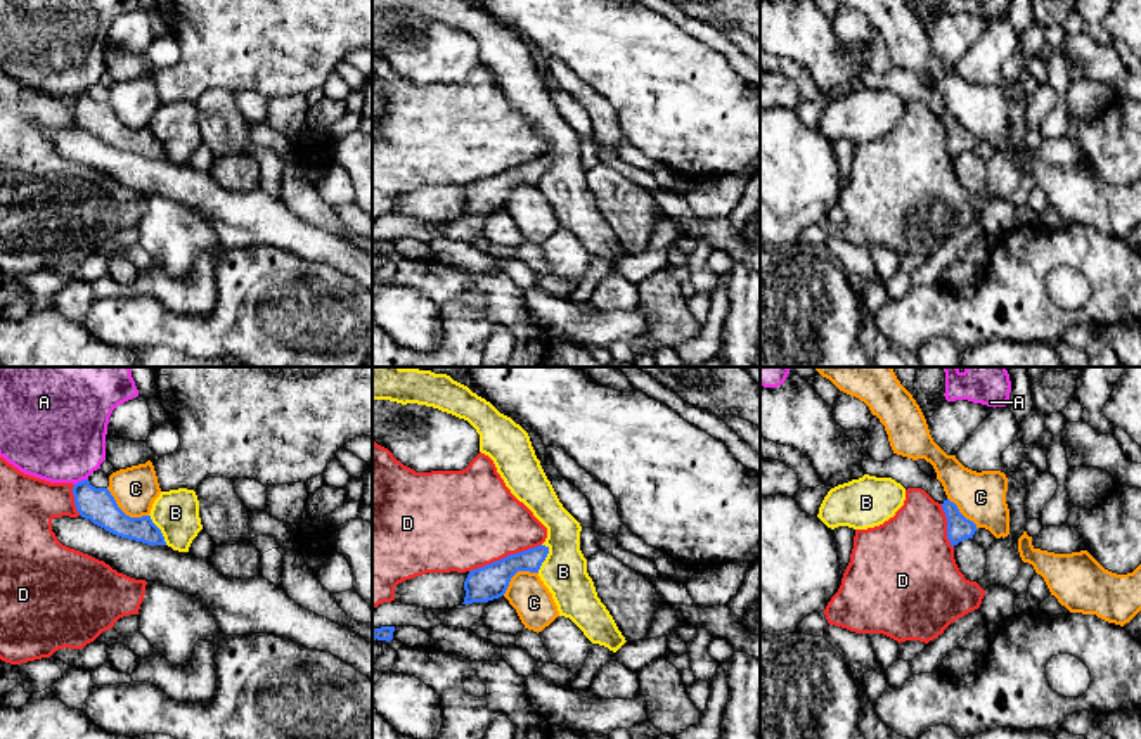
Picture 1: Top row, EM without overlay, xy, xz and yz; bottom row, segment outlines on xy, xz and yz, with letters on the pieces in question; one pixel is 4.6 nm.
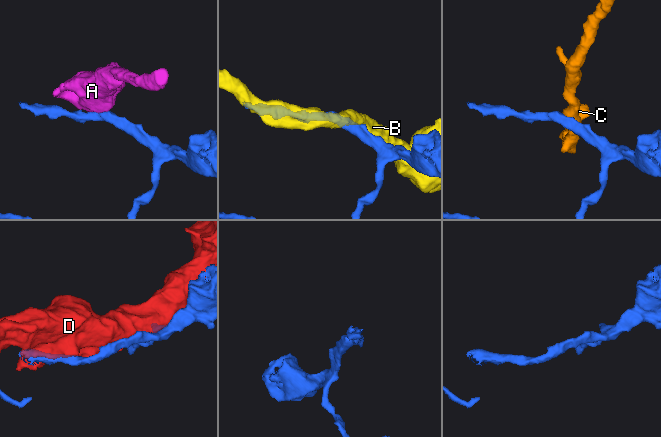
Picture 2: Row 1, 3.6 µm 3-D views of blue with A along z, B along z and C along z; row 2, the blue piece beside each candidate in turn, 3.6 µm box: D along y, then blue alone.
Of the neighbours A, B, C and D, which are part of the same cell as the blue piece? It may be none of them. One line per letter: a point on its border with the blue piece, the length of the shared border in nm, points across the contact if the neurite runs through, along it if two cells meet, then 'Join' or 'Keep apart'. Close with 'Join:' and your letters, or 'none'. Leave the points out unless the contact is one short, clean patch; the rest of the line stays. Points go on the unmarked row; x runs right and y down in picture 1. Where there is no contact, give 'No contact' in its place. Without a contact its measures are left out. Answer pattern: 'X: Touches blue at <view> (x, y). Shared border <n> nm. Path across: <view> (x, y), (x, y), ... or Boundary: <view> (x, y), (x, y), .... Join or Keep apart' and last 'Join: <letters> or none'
A: Touches blue at xy (80, 94). Shared border 70 nm. Boundary: xy (87, 90), (75, 97). Keep apart
B: Touches blue at xz (546, 168). Shared border 140 nm. Boundary: xz (544, 156), (547, 165), (537, 184). Keep apart
C: Touches blue at xy (123, 125). Shared border 240 nm. Boundary: xy (106, 101), (127, 127), (148, 128). Keep apart
D: Touches blue at xz (504, 170). Shared border 360 nm. Keep apart
Join: none

